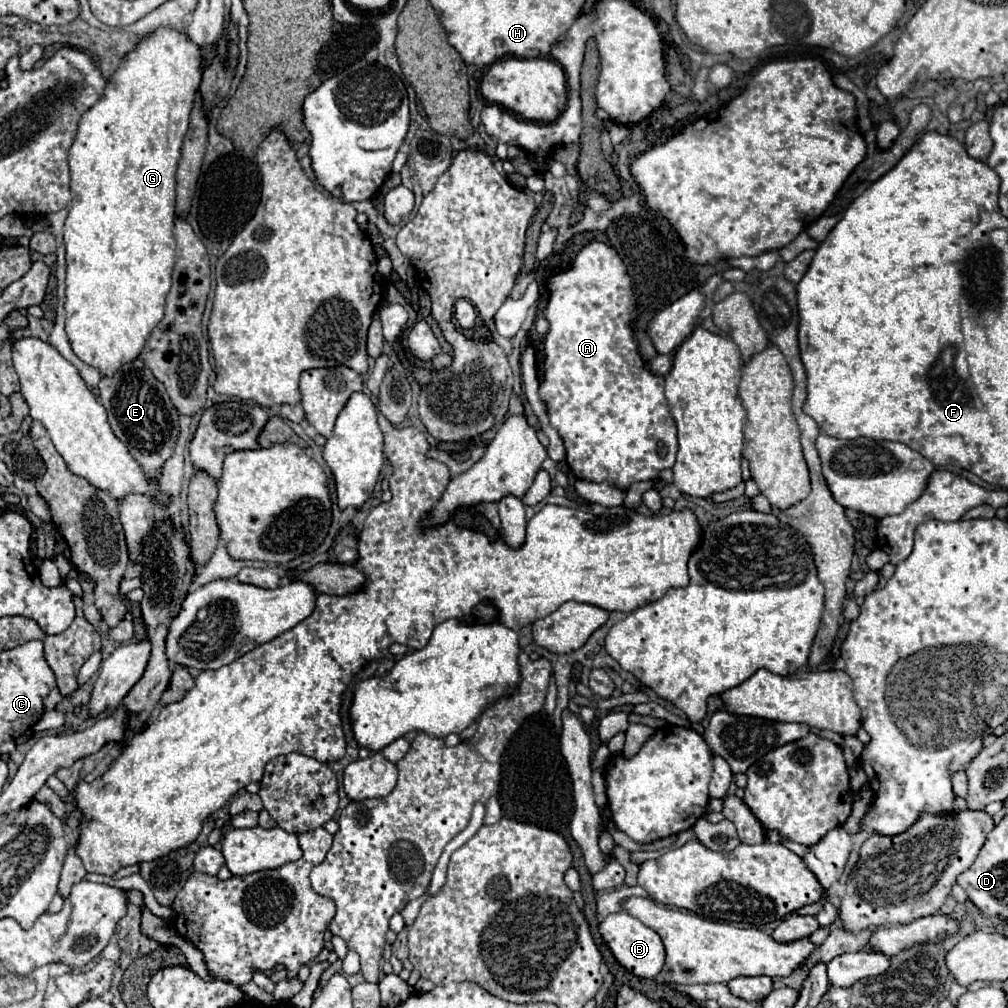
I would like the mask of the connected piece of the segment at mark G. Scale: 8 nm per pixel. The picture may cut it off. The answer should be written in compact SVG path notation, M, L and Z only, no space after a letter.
M156 28L150 34L146 34L136 46L134 50L130 50L118 70L112 74L112 78L108 80L104 94L100 96L100 100L88 108L78 124L78 132L74 138L74 144L70 146L68 152L68 166L70 166L70 190L72 190L72 204L70 204L70 212L66 218L66 226L64 226L64 244L66 244L66 334L68 340L72 344L74 354L88 362L90 366L96 366L102 374L114 374L124 362L132 362L132 358L138 358L148 334L152 332L152 328L160 322L160 318L164 316L164 302L172 284L172 268L174 268L174 218L176 218L176 210L174 210L174 198L176 198L176 168L178 168L178 160L180 160L180 148L184 142L184 136L188 132L188 124L190 124L190 114L194 108L194 98L196 92L202 84L202 50L198 44L194 44L186 32L176 30L176 28Z

